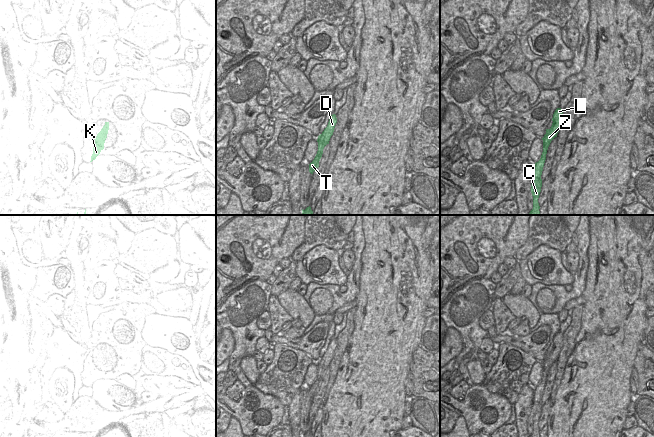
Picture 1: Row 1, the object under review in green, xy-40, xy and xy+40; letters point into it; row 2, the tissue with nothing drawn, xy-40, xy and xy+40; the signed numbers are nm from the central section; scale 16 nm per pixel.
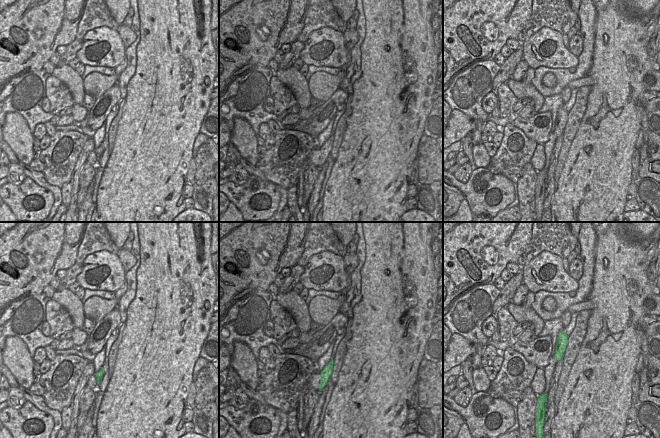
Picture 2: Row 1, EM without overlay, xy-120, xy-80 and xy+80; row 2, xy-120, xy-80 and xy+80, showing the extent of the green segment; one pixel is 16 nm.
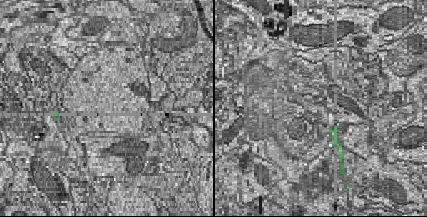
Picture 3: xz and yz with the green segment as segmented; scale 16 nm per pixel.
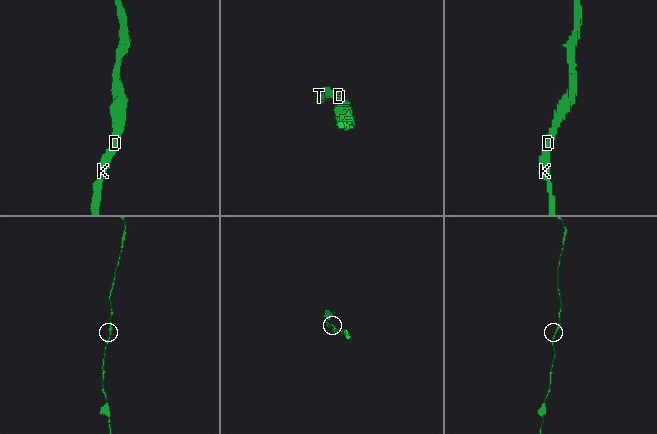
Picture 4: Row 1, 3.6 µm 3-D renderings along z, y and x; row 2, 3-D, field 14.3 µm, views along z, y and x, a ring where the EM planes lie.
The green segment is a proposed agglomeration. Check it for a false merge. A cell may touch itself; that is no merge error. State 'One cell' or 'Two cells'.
One cell.

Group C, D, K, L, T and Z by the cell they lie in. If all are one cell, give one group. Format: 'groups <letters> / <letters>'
groups C D K L T Z

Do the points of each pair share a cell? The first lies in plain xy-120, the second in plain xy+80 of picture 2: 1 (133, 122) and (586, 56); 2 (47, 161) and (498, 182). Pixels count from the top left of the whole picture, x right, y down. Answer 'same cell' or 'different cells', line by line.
1: different cells
2: different cells

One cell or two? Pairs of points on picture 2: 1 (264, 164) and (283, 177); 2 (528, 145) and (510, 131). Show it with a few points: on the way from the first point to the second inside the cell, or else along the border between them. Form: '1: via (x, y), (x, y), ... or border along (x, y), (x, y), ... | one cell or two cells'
1: via (269, 164), (278, 172) | one cell
2: via (525, 140), (519, 132), (515, 132) | one cell

